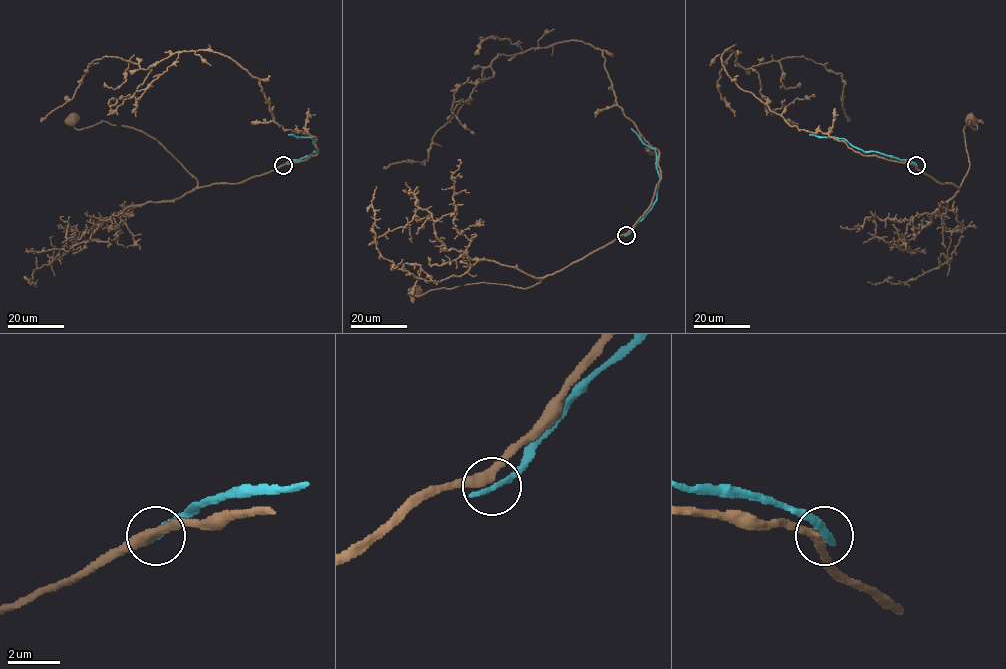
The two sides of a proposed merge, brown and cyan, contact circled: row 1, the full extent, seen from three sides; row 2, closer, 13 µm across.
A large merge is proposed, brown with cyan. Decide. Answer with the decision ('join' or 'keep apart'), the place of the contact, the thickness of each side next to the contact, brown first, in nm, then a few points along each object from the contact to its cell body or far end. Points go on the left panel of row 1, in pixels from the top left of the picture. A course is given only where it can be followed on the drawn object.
keep apart; at (283, 165); 340 nm thick on the brown side, 320 nm on the other; brown runs (283, 165), (238, 183), (198, 187), (196, 179), (156, 140), (141, 131), (102, 121), (75, 128), (69, 119); cyan runs (283, 165), (316, 150), (313, 137), (288, 134)

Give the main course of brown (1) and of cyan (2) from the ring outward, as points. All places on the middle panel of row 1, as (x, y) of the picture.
1: (626, 234), (526, 288), (484, 283), (433, 289), (415, 296), (410, 292), (412, 289)
2: (626, 235), (652, 207), (659, 181), (656, 151), (647, 146), (631, 128)

